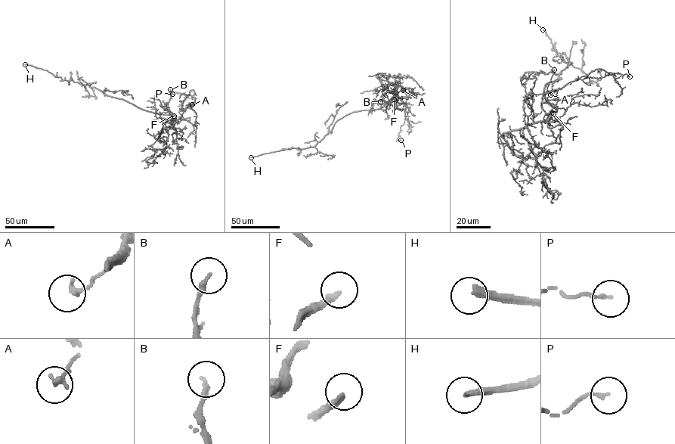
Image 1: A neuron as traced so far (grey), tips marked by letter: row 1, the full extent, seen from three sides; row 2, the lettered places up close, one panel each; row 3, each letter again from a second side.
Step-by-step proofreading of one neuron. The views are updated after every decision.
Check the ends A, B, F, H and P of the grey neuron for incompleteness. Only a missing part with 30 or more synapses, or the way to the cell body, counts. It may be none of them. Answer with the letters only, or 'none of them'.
F, H

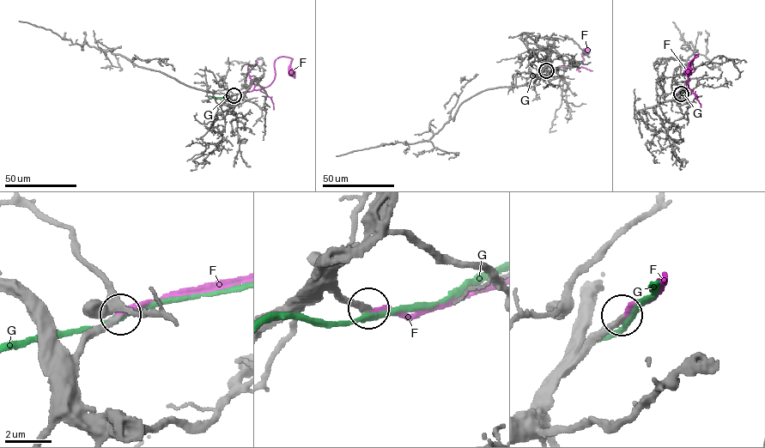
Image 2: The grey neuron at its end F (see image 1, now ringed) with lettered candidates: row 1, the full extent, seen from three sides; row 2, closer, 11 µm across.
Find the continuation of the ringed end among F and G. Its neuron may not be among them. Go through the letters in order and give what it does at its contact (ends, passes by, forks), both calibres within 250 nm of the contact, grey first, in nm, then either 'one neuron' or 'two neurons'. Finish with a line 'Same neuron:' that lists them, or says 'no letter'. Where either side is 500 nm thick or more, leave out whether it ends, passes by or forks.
F: it ends | 280/260 nm | one neuron
G: it passes by | 320/260 nm | two neurons
Same neuron: F

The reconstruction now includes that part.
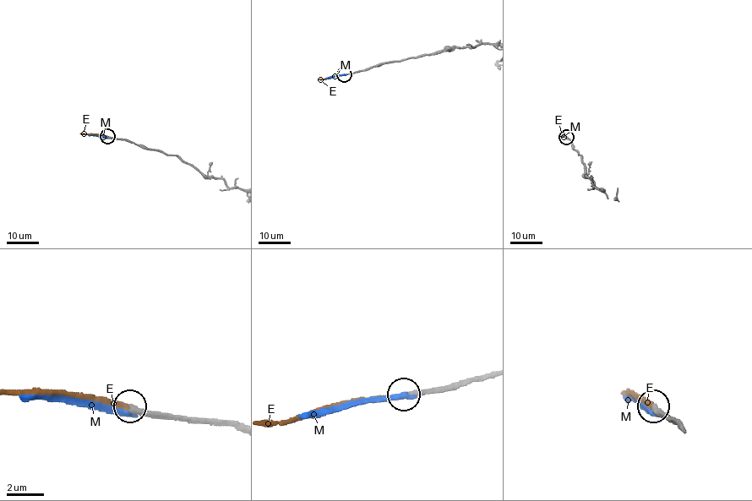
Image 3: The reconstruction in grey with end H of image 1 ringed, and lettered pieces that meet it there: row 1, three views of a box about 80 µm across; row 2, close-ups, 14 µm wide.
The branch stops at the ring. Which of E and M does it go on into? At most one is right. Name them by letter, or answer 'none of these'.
E

